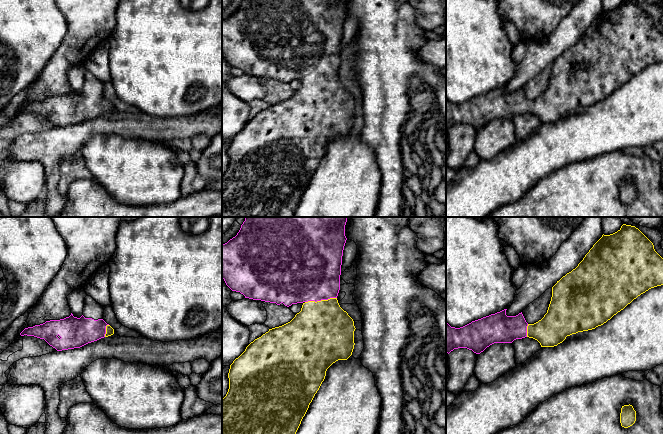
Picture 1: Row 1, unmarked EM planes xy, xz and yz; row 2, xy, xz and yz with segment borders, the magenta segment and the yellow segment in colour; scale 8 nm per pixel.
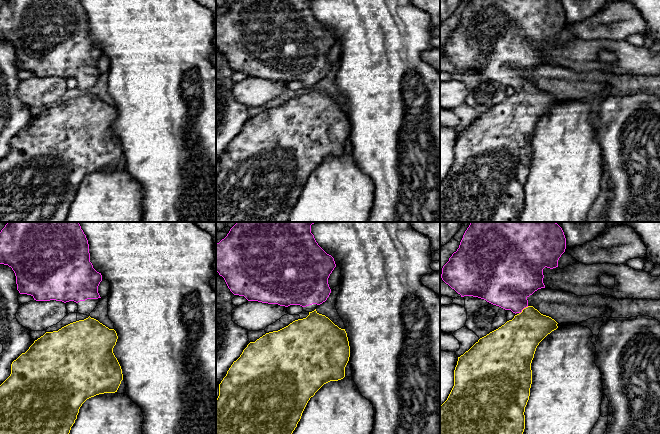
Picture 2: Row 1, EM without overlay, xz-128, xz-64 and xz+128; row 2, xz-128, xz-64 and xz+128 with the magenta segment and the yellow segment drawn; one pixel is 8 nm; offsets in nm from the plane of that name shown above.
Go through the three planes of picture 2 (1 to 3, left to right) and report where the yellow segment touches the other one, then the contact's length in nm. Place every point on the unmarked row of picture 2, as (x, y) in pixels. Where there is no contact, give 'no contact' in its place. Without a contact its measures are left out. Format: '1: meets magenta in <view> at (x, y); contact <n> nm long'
1: no contact
2: no contact
3: meets magenta in xz+128 at (523, 84); contact 100 nm long

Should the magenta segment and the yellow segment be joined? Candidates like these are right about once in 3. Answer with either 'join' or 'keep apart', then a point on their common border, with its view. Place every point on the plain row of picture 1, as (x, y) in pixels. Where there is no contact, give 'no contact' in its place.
join; meets magenta in xz at (320, 76)

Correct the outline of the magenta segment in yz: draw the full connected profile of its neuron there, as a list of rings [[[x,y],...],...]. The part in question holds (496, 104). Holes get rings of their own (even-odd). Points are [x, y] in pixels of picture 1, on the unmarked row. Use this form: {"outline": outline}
{"outline": [[[623,0],[617,8],[610,11],[603,10],[578,42],[557,57],[552,63],[552,73],[547,89],[541,96],[528,100],[522,88],[516,92],[507,92],[507,85],[504,85],[460,104],[451,103],[446,98],[446,128],[449,130],[454,125],[467,124],[480,130],[494,119],[512,119],[516,115],[525,113],[537,116],[541,123],[554,123],[562,119],[567,112],[603,101],[638,72],[661,61],[663,61],[663,34],[655,27],[653,19],[638,4]]]}

